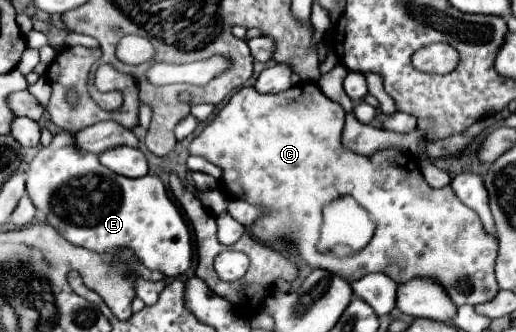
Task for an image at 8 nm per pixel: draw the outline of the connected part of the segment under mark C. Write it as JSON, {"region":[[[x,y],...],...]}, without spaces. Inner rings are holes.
{"region":[[[315,83],[295,85],[279,95],[261,95],[255,87],[239,89],[217,117],[193,139],[191,155],[201,155],[223,169],[223,187],[229,197],[245,199],[261,207],[265,213],[253,223],[251,233],[267,245],[277,239],[291,241],[313,269],[327,269],[349,281],[361,279],[367,273],[385,273],[397,283],[413,277],[435,277],[451,295],[455,305],[479,305],[491,301],[499,293],[495,279],[497,241],[491,239],[469,207],[465,207],[451,187],[431,189],[417,165],[417,159],[395,149],[379,151],[371,157],[357,155],[339,143],[339,129],[343,131],[345,111],[331,101]],[[339,197],[353,197],[375,223],[375,233],[367,247],[357,253],[319,251],[317,239],[321,229],[321,211]]]}

